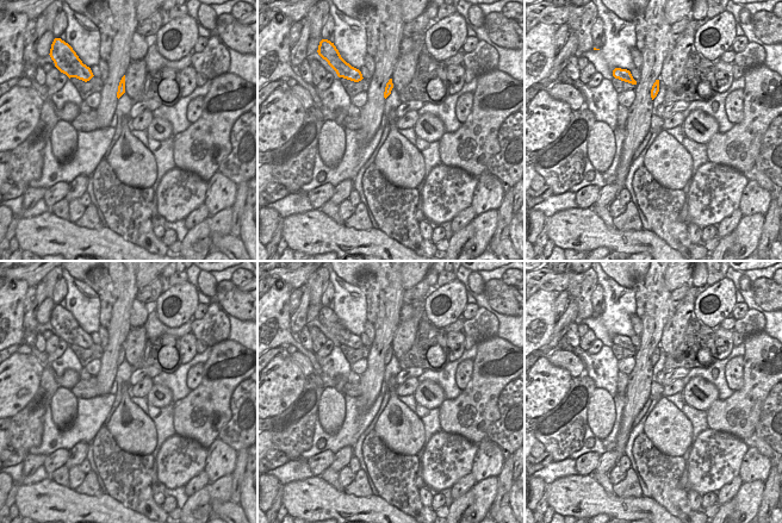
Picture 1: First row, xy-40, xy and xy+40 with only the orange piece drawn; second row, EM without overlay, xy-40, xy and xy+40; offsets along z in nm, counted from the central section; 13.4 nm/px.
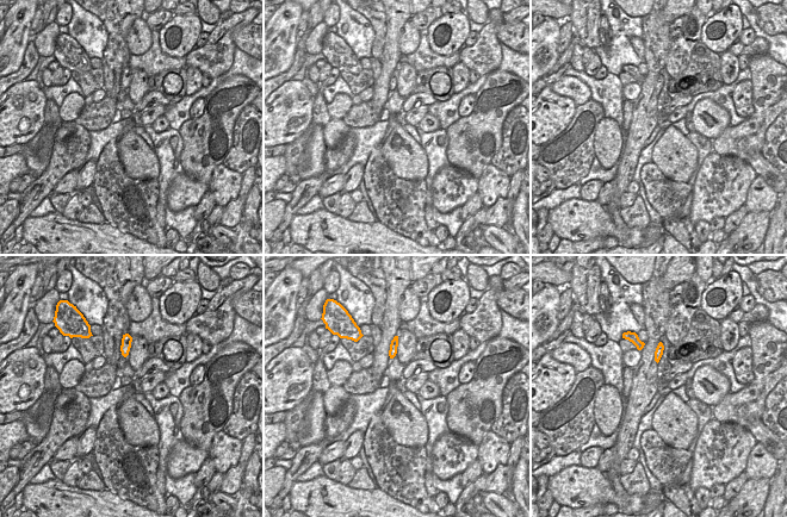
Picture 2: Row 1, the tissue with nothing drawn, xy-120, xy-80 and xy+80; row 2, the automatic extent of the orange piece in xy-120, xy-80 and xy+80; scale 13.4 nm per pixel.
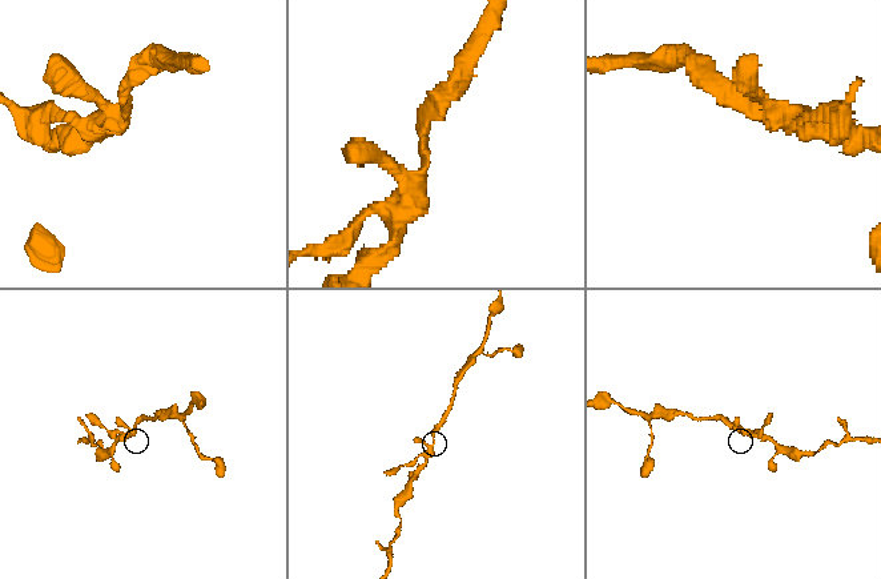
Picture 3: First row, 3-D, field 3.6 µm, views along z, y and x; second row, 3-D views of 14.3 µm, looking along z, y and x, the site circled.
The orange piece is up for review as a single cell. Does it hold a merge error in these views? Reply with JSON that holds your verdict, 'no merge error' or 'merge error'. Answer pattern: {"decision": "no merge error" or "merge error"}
{"decision": "no merge error"}

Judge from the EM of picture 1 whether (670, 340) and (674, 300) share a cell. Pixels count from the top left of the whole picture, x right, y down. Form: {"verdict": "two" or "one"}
{"verdict": "two"}

